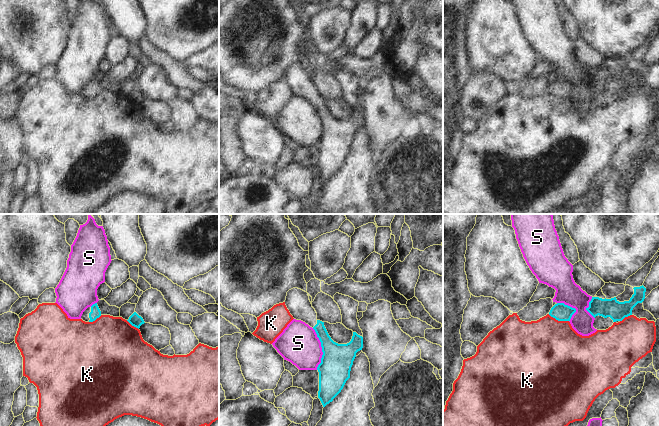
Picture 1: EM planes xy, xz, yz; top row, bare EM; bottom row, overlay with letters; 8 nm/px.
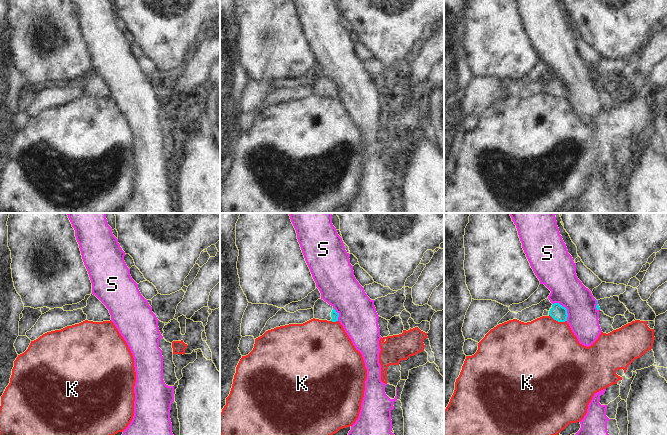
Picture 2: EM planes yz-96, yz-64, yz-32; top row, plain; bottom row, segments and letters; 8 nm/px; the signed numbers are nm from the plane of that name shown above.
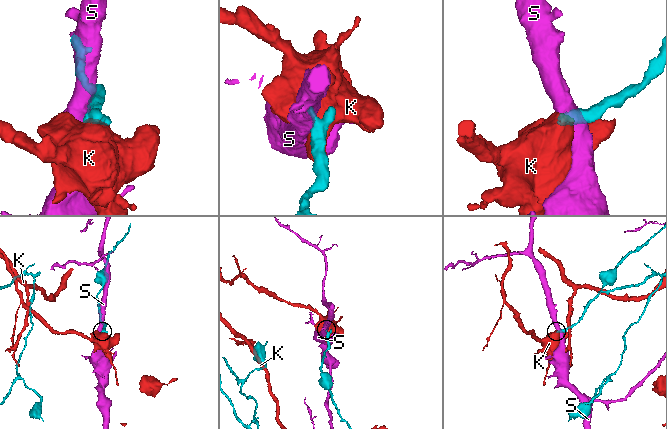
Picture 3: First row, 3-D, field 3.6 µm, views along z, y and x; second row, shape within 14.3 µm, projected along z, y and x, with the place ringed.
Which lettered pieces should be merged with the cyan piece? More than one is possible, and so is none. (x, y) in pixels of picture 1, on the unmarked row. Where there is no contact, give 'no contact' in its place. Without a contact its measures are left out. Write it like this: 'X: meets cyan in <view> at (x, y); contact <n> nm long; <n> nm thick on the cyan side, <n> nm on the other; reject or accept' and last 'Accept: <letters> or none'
K: meets cyan in yz at (558, 96); contact 180 nm long; 140 nm thick on the cyan side, 500 nm on the other; reject
S: meets cyan in xz at (322, 125); contact 340 nm long; 260 nm thick on the cyan side, 320 nm on the other; reject
Accept: none

